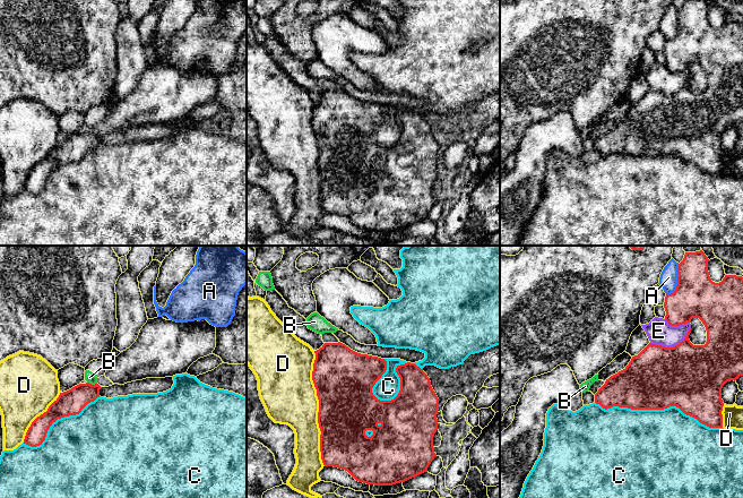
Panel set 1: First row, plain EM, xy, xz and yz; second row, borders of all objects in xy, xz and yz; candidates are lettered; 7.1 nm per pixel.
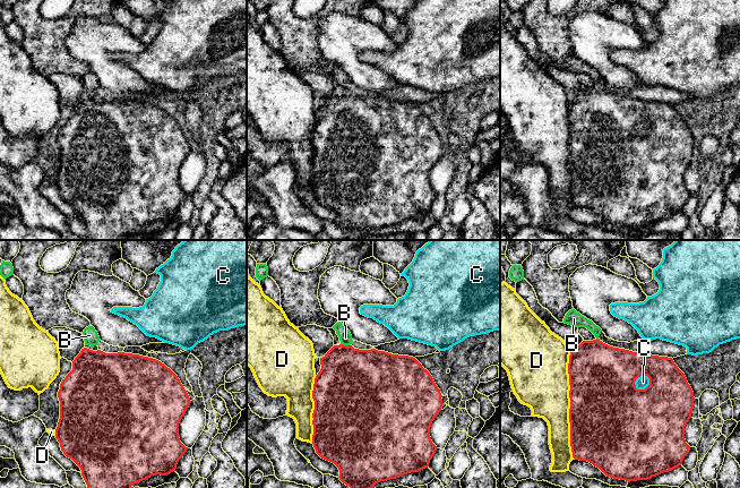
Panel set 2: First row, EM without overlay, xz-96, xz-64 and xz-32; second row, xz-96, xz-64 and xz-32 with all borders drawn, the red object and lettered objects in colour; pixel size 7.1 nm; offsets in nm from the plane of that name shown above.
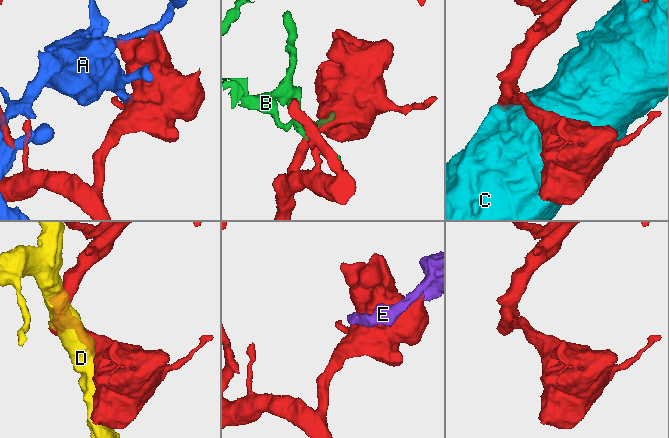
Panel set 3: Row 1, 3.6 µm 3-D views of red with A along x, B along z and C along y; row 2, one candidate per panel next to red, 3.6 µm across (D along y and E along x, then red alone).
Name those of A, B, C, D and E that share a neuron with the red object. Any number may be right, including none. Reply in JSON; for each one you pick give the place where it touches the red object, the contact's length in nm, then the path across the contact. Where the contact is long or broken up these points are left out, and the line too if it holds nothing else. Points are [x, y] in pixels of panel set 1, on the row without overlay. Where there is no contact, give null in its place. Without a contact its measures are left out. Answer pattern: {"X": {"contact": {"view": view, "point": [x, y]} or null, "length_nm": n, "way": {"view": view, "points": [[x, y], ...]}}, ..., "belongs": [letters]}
{"belongs": []}

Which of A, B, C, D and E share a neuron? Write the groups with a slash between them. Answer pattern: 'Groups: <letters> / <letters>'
Groups: A / B / C / D / E

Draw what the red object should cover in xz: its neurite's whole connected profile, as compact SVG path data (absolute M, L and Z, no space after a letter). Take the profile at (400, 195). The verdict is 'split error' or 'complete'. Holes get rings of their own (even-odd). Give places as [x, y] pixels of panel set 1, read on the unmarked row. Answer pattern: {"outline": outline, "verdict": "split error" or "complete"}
{"outline": "M340 88L325 89L314 100L312 127L319 146L318 170L323 212L345 216L356 227L374 232L392 232L427 218L437 203L433 182L438 177L439 145L423 115L411 109L397 112L400 137L394 146L380 147L372 135L387 117L385 105L357 100Z", "verdict": "complete"}

